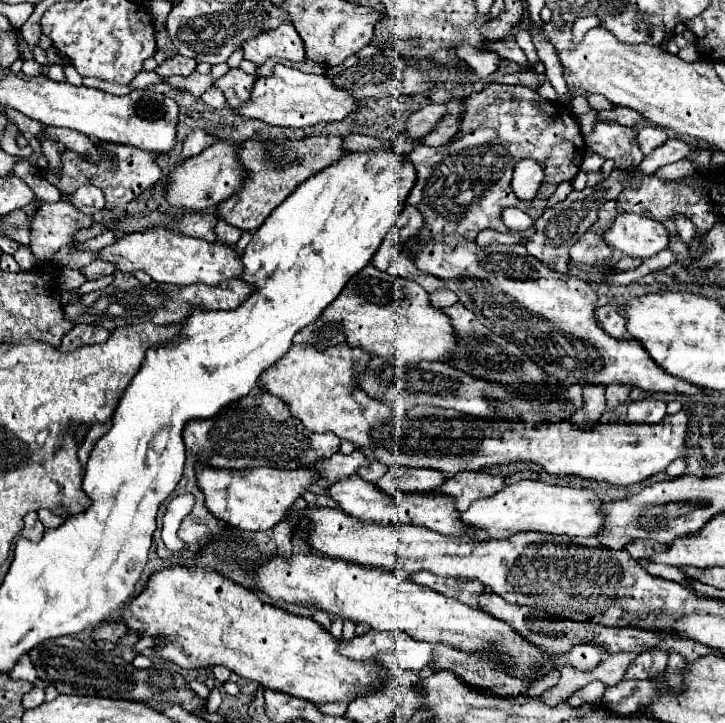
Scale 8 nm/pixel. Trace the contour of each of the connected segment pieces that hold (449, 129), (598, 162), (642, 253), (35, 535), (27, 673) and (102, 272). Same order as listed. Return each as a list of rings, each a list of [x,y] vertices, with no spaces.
[[[446,114],[446,118],[442,118],[442,122],[438,122],[438,126],[430,134],[422,136],[418,142],[426,144],[426,146],[442,146],[442,144],[450,142],[450,138],[458,130],[460,130],[460,120],[454,118],[454,116],[450,116],[450,114]]]
[[[588,154],[588,156],[582,160],[580,170],[586,172],[586,174],[588,174],[588,172],[598,172],[602,164],[604,164],[604,158],[602,158],[602,156],[598,156],[598,154]]]
[[[620,214],[606,232],[606,244],[646,260],[668,248],[670,232],[662,222],[638,214]]]
[[[28,512],[28,514],[24,516],[24,522],[26,522],[26,526],[24,526],[24,530],[20,532],[20,538],[38,542],[38,540],[42,538],[42,532],[40,532],[40,530],[44,530],[42,522],[38,520],[38,514],[36,514],[36,512]]]
[[[22,656],[18,660],[18,664],[10,670],[10,678],[14,678],[14,680],[30,680],[30,682],[36,680],[36,670],[34,670],[34,664],[30,662],[28,656]]]
[[[98,258],[92,264],[88,264],[86,268],[82,268],[82,274],[88,280],[96,280],[96,278],[102,278],[102,276],[110,276],[110,274],[114,274],[114,264],[108,262],[108,260]]]

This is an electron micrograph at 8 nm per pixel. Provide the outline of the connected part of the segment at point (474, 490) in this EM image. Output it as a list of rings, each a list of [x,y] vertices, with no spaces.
[[[488,470],[478,472],[460,472],[452,478],[448,478],[438,492],[450,494],[458,502],[458,510],[468,510],[474,500],[492,498],[498,490],[506,488],[506,476],[504,474],[492,474]]]

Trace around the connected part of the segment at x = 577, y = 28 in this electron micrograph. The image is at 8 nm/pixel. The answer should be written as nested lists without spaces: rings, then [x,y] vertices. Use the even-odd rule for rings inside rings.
[[[585,16],[576,19],[572,27],[572,34],[574,42],[581,42],[588,30],[594,28],[598,24],[596,16]]]

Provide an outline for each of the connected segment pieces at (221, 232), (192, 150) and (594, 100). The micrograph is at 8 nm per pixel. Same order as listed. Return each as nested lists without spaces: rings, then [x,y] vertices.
[[[218,218],[218,224],[216,224],[216,238],[220,242],[228,242],[228,244],[236,244],[240,240],[240,234],[242,230],[238,230],[236,226],[228,226],[224,218]]]
[[[194,130],[186,140],[184,140],[184,148],[182,148],[182,158],[180,158],[180,162],[182,160],[186,160],[186,158],[192,158],[192,156],[196,156],[196,154],[200,154],[206,146],[210,146],[214,142],[214,138],[212,136],[208,136],[204,130]]]
[[[598,94],[588,96],[588,102],[590,102],[590,106],[592,106],[596,112],[602,112],[602,110],[616,110],[616,106],[614,106],[610,100],[606,100],[606,98],[598,96]]]

